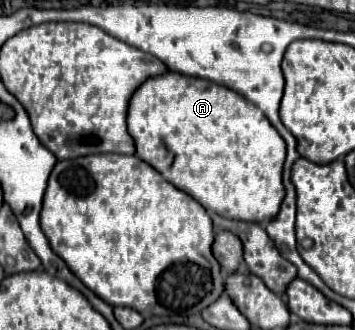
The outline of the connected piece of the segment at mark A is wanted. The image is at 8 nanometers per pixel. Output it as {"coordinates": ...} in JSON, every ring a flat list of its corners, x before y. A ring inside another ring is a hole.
{"coordinates":[[168,71,162,77,148,79,132,95,128,109,128,131,136,141,136,155,150,163,172,185,192,195,208,211,262,225,280,213,280,205,286,195,282,185,286,143,282,137,278,137,278,131,270,125,270,121,266,121,264,113,238,97,238,93,206,79]]}

